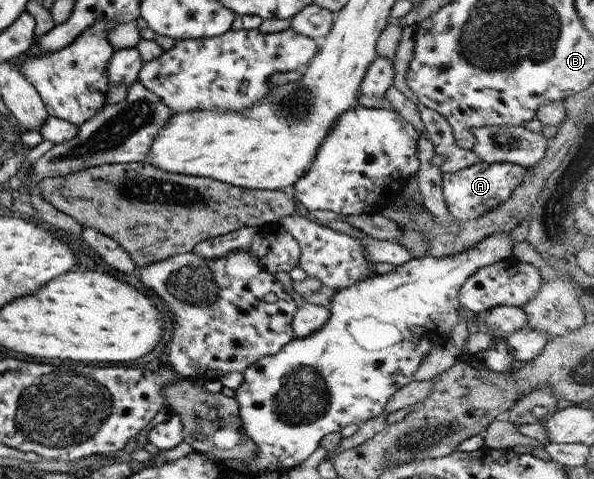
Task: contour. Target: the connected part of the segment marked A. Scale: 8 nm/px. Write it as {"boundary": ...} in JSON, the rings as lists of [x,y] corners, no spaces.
{"boundary":[[[478,162],[452,174],[442,174],[442,199],[454,220],[478,219],[499,203],[509,200],[512,191],[520,185],[526,167],[510,163]]]}

